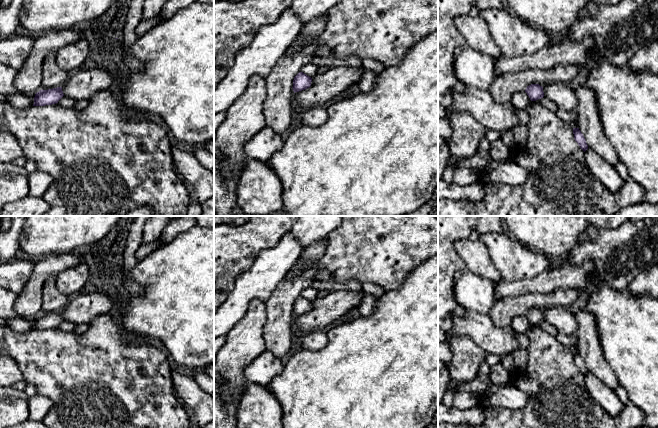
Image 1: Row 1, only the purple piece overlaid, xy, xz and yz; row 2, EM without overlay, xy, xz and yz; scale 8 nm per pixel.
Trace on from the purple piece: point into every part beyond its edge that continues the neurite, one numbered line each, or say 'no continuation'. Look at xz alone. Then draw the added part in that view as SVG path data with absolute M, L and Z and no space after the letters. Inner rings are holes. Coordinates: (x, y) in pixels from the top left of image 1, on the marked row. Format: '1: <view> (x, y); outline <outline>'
no continuation

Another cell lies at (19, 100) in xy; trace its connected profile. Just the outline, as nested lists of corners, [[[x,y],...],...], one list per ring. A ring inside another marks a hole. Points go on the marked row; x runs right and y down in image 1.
[[[17,92],[10,96],[7,96],[7,102],[11,105],[15,106],[16,108],[26,108],[33,106],[34,104],[34,97],[35,95],[27,95]]]

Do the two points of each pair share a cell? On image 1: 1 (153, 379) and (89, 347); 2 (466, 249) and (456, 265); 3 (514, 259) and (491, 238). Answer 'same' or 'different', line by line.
1: same
2: different
3: same

